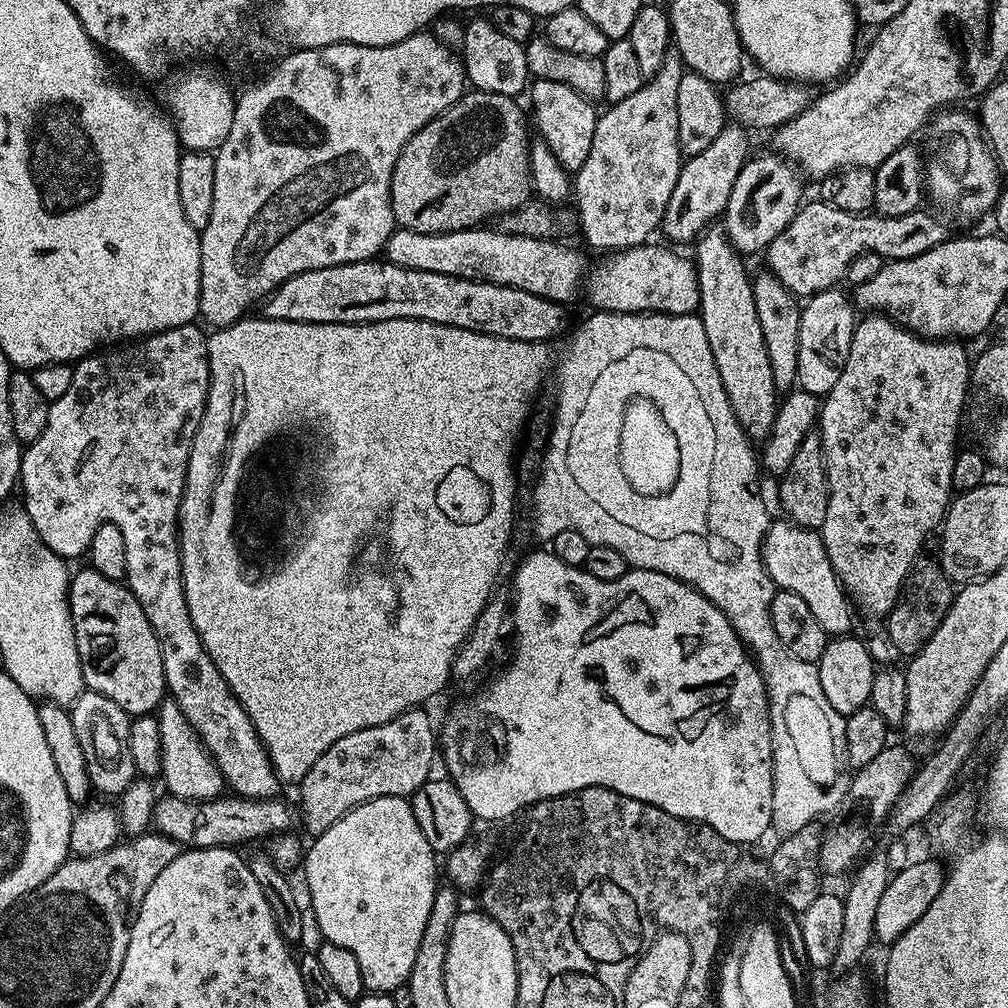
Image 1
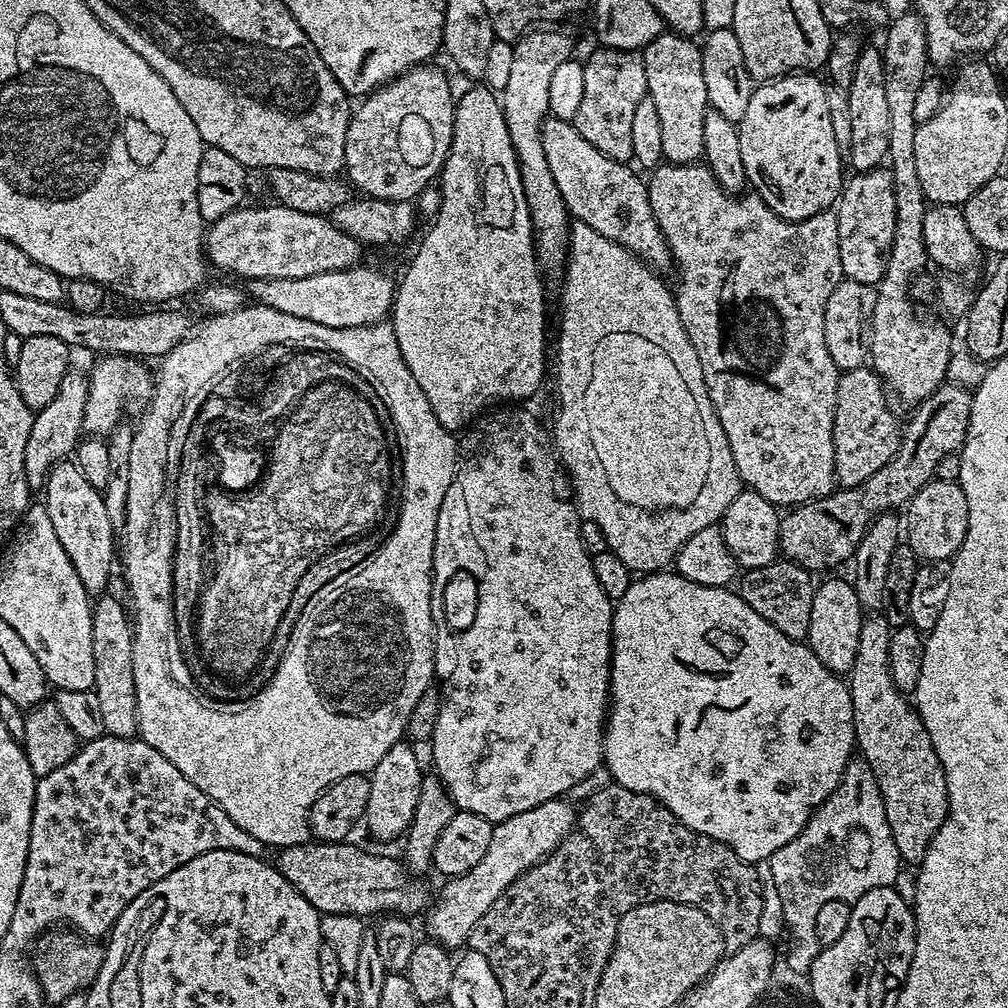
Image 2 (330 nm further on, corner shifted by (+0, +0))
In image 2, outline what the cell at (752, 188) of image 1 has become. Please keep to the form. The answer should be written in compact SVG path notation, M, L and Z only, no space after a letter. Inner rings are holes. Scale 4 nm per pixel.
M801 70L779 76L776 80L757 83L752 90L750 106L746 106L746 114L742 114L738 121L742 162L746 165L748 184L755 195L764 199L776 214L787 220L805 220L819 212L829 211L839 201L840 189L846 179L842 149L838 142L834 142L834 125L830 123L830 106L826 103L828 89L825 81L820 81L816 76L819 75Z

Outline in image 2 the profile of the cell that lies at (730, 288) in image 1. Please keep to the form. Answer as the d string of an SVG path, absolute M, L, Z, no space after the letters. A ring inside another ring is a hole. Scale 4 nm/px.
M665 30L642 49L646 66L648 96L658 110L662 125L662 154L669 164L694 164L704 155L702 122L710 111L706 78L702 78L703 56L695 39Z

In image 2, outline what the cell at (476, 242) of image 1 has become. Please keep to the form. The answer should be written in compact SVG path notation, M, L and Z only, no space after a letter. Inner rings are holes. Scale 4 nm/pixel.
M268 202L265 208L241 206L211 221L206 232L206 256L211 267L225 268L245 281L310 278L319 272L341 272L361 263L359 241L336 228L331 219L290 210Z

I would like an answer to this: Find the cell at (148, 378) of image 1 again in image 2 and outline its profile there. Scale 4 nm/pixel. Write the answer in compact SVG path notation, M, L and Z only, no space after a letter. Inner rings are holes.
M100 356L97 364L93 366L92 372L87 373L88 377L88 398L86 400L86 414L84 415L84 432L96 438L107 437L125 419L124 411L131 404L143 405L152 399L154 387L154 376L143 359L135 356Z

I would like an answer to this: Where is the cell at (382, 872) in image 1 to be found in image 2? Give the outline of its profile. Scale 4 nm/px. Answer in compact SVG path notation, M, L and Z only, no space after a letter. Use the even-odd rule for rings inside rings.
M408 742L390 746L378 766L370 773L370 802L366 813L366 825L380 840L392 840L403 837L408 824L414 818L414 806L418 806L418 794L425 773L420 772L420 760Z

